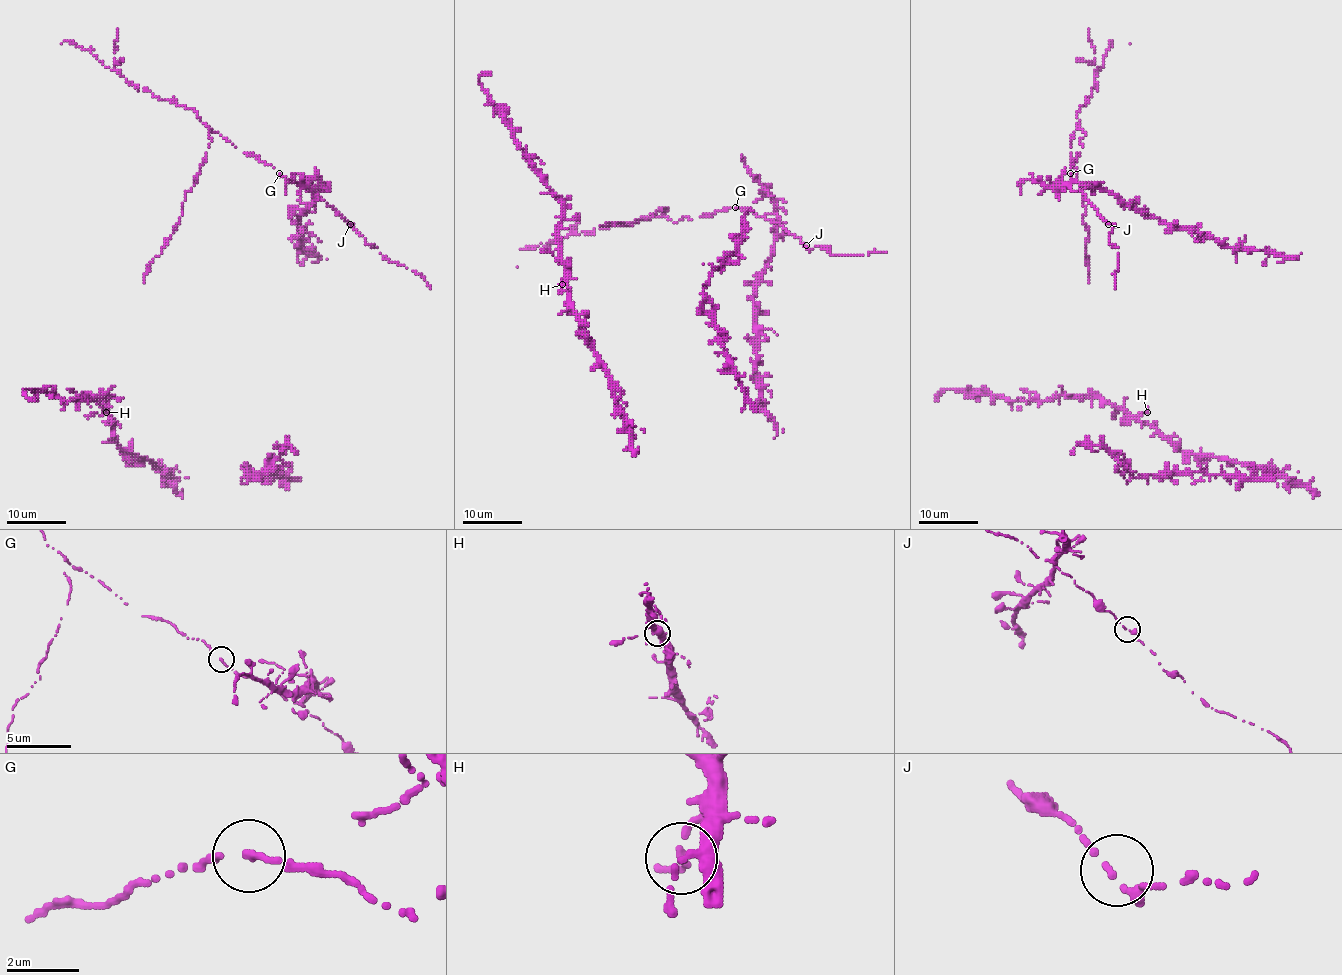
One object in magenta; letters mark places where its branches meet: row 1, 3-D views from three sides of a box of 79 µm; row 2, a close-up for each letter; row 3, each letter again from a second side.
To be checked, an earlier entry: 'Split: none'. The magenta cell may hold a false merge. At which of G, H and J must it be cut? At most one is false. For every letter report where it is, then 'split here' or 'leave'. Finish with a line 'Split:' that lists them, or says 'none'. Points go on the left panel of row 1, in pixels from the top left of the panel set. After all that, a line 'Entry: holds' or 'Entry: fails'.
G: (279, 173) | split here
H: (106, 412) | leave
J: (350, 224) | leave
Split: G
Entry: fails

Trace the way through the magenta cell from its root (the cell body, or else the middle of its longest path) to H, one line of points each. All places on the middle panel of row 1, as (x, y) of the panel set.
H: (571, 198), (561, 198), (562, 222), (558, 232), (558, 254), (567, 268), (562, 284)

